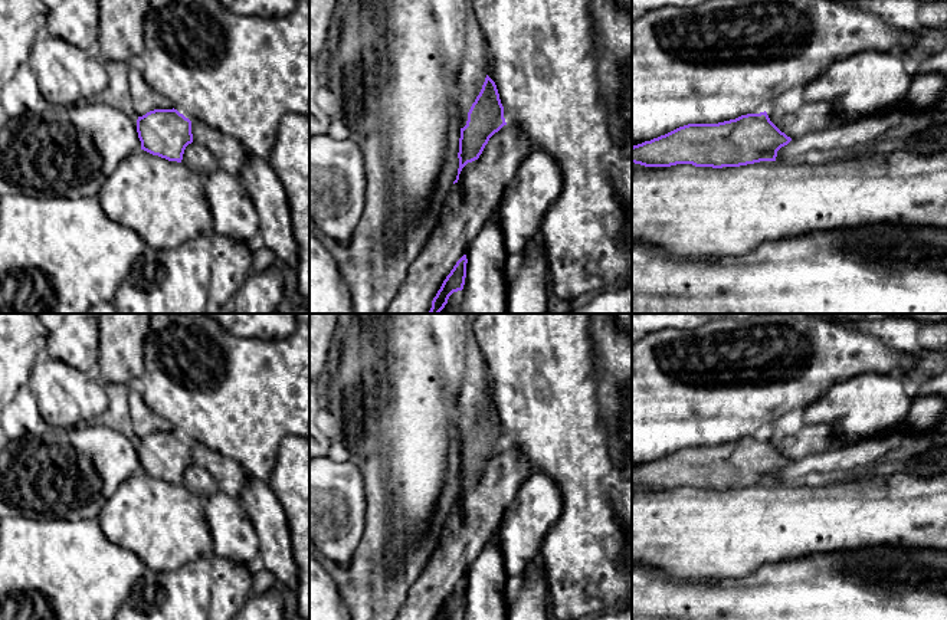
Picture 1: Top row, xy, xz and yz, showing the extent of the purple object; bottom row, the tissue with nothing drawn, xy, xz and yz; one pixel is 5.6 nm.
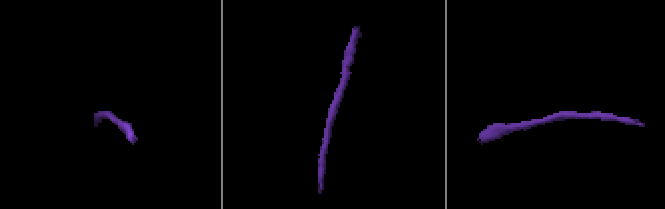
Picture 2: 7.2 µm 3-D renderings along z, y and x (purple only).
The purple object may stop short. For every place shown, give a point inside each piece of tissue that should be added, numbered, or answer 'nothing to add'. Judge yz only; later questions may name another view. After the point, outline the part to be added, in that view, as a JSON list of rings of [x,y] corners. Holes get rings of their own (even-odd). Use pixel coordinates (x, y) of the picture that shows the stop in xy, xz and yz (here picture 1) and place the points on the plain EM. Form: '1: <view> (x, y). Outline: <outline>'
nothing to add

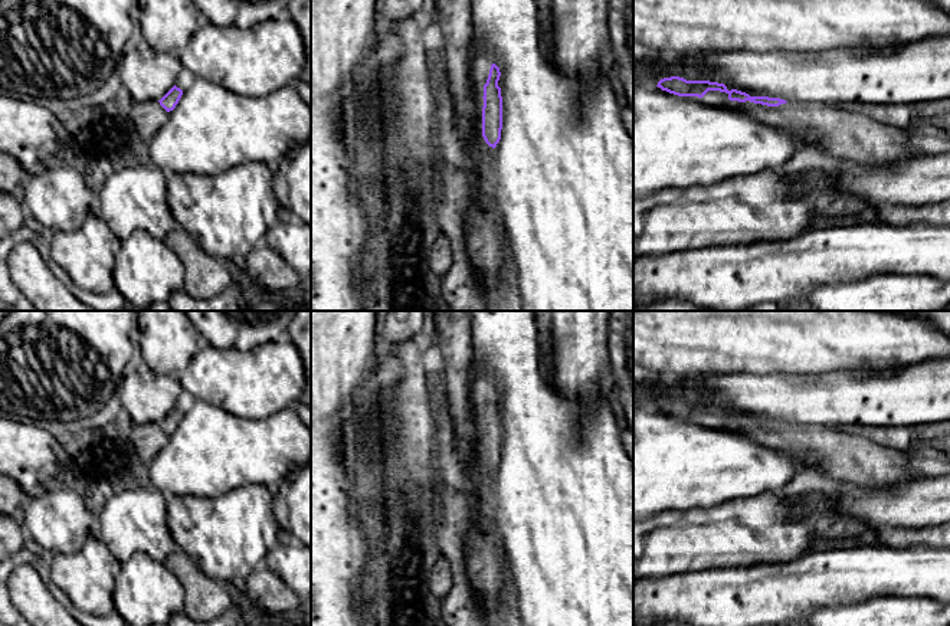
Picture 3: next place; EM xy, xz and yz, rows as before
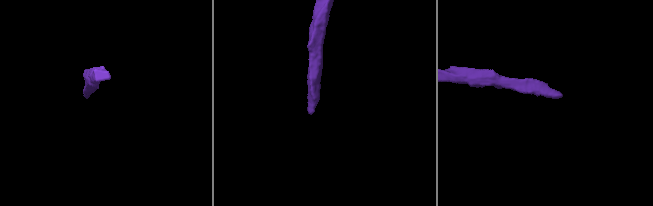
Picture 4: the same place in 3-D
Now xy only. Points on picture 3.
1: xy (148, 439). Outline: [[[158,423],[132,425],[130,440],[134,445],[137,455],[145,465],[155,458],[155,455],[168,442],[168,435],[160,427]]]

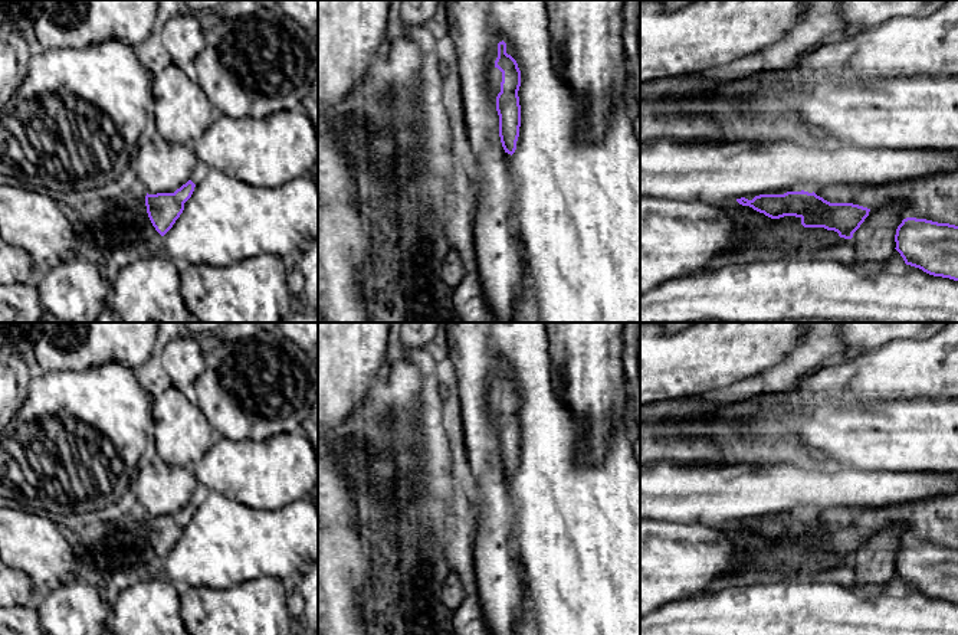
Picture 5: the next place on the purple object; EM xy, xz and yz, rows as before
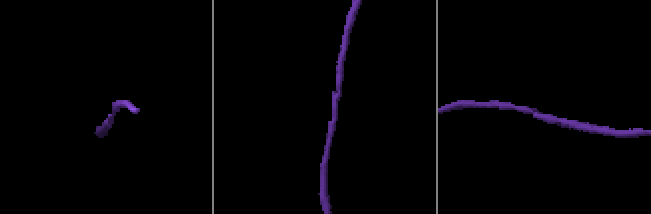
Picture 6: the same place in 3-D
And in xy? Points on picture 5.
nothing to add

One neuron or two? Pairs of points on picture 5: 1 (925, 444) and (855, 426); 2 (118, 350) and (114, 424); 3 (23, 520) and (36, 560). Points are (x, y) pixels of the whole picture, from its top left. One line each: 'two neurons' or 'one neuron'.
1: one neuron
2: two neurons
3: one neuron

